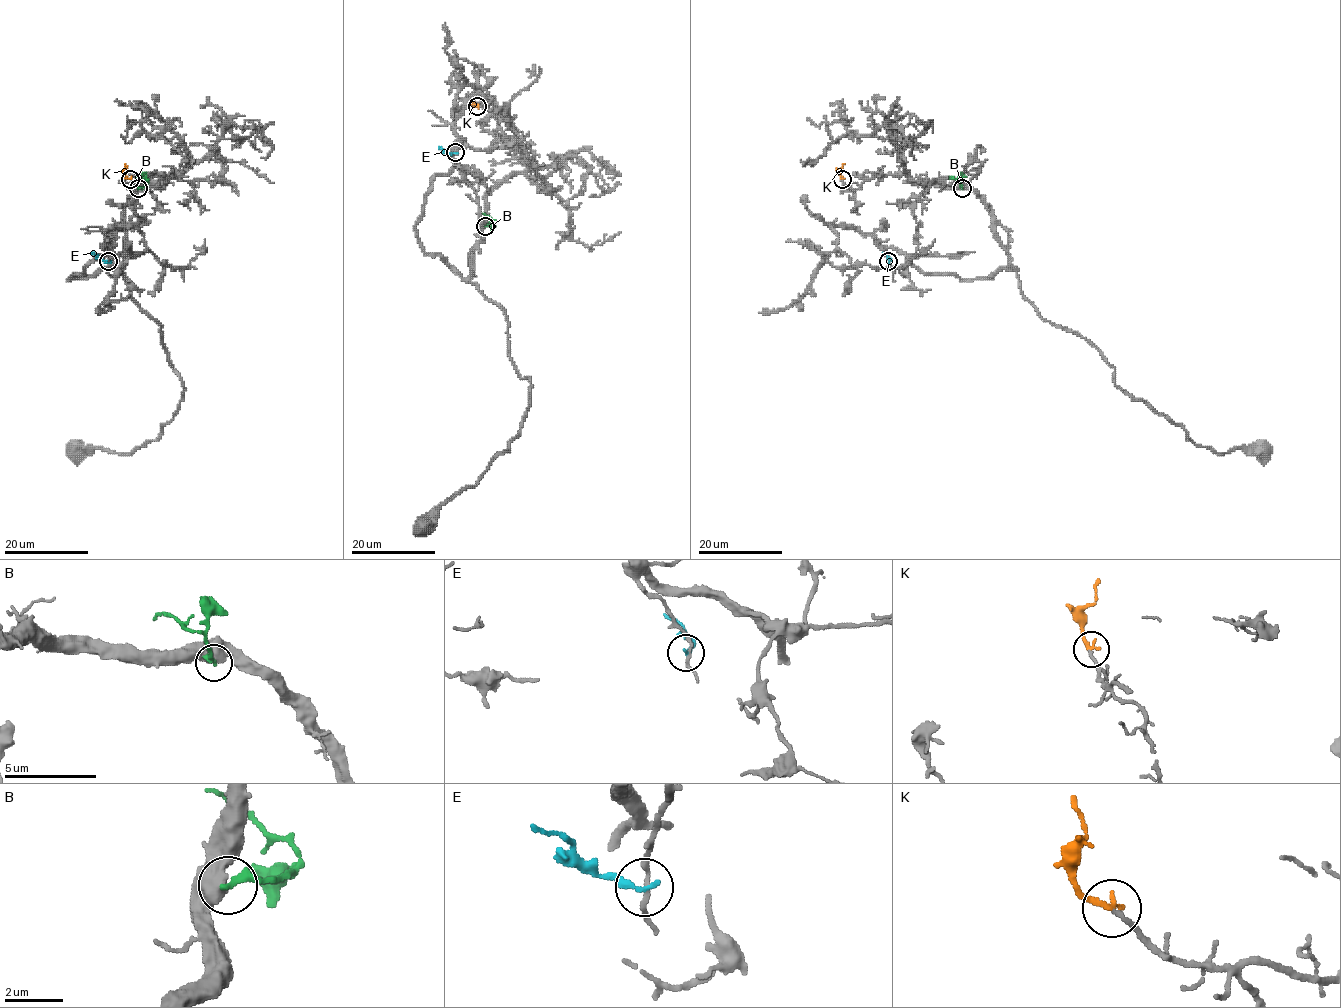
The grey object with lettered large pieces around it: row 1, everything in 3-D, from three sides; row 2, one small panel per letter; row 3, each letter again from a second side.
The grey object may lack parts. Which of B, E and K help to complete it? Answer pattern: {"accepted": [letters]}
{"accepted": ["K"]}

